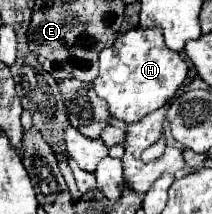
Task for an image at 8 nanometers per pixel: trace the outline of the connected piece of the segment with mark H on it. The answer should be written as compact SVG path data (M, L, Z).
M142 27L126 31L116 43L100 53L100 69L94 79L94 89L98 97L108 103L110 115L126 123L134 123L144 115L156 111L166 101L170 101L176 89L184 83L188 73L186 61L180 53L166 47L160 31L148 31Z

